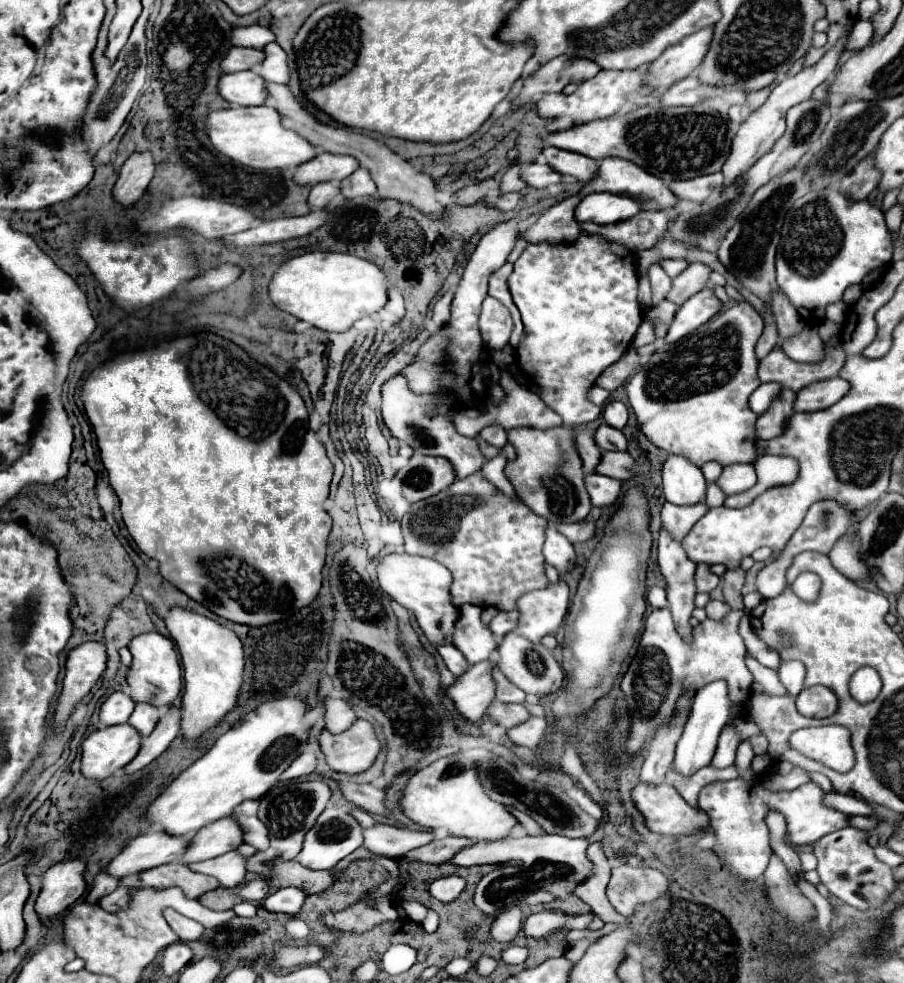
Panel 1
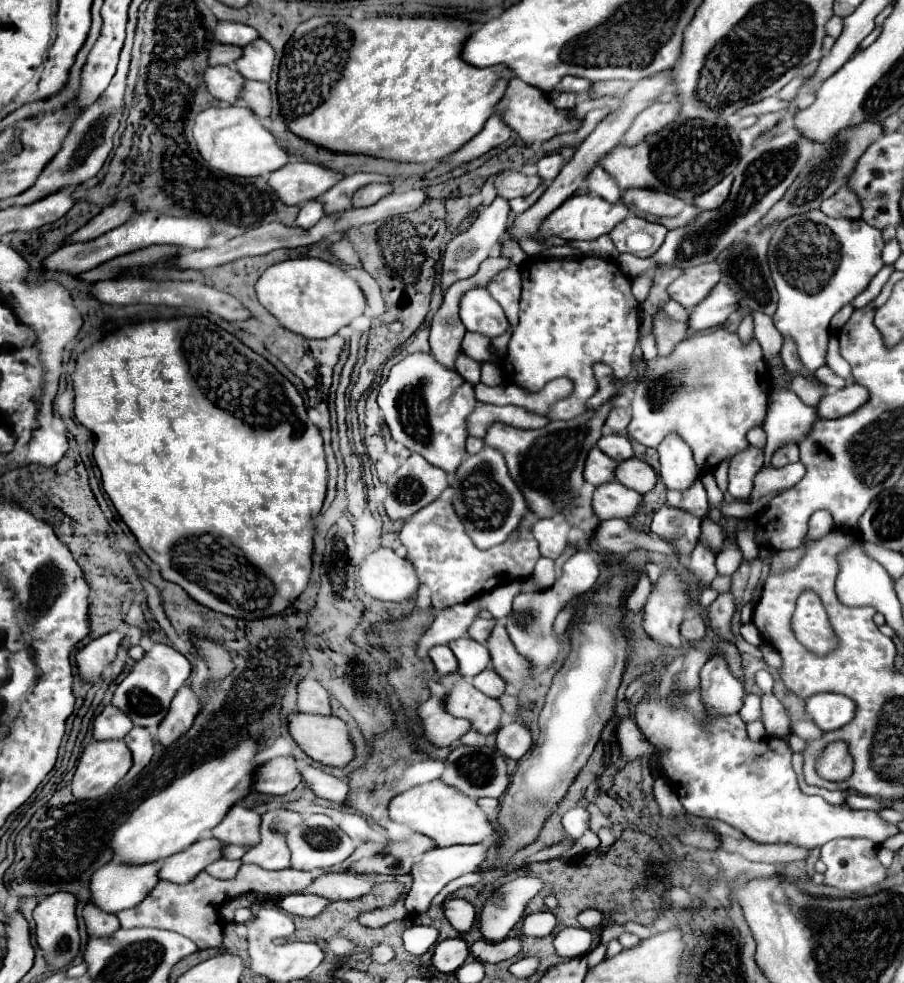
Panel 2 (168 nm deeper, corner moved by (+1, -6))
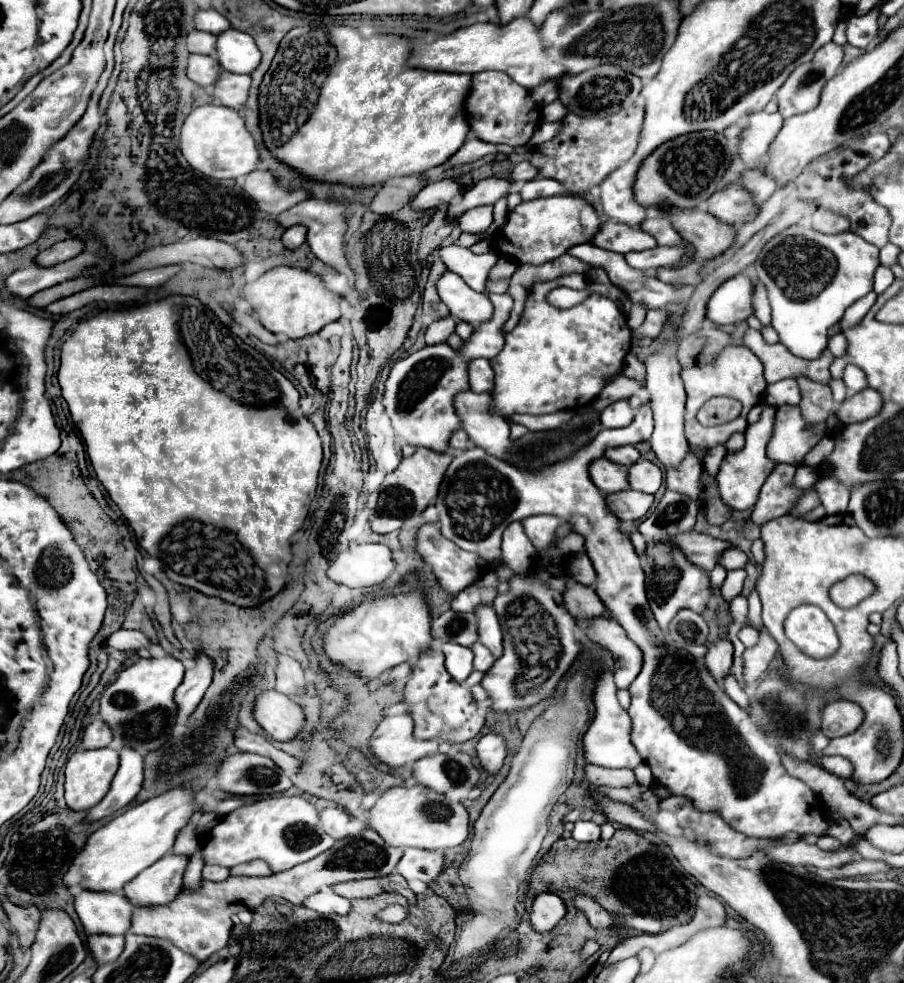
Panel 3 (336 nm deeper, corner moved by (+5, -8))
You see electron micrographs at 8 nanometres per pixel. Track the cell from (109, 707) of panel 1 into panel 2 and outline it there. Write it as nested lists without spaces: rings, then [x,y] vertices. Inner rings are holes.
[[[107,705],[93,721],[93,735],[99,741],[123,739],[123,735],[127,735],[131,727],[133,727],[133,721],[125,711],[121,711],[119,707]]]

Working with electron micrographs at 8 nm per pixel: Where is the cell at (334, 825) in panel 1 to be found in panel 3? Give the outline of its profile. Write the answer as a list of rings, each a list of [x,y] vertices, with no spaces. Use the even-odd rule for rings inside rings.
[[[279,794],[267,796],[261,801],[247,803],[227,813],[205,835],[201,853],[205,865],[235,867],[239,863],[263,859],[273,873],[287,871],[297,863],[309,861],[333,845],[333,839],[319,827],[319,815],[315,805],[303,797],[287,797]]]

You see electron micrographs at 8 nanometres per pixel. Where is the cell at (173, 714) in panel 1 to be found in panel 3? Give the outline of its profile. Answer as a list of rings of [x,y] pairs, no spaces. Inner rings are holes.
[[[199,653],[195,667],[185,671],[185,679],[175,693],[175,701],[179,705],[177,713],[179,721],[187,719],[201,703],[207,687],[211,685],[211,677],[213,677],[213,659],[205,653]]]

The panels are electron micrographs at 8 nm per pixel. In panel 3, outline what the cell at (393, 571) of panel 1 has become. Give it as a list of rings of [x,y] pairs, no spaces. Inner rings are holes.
[[[357,545],[337,555],[327,567],[327,577],[347,587],[373,587],[383,583],[395,569],[391,551],[385,545]]]

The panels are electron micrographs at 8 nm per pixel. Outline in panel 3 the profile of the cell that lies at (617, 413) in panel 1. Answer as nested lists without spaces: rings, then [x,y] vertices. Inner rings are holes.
[[[619,399],[611,403],[605,411],[601,411],[603,427],[627,427],[633,421],[633,409],[629,407],[629,399]]]

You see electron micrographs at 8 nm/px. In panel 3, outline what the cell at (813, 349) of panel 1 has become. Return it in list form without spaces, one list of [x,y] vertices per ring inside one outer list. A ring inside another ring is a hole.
[[[831,379],[829,387],[831,387],[831,391],[833,391],[833,401],[835,401],[835,403],[841,403],[841,401],[845,399],[845,395],[847,395],[845,383],[839,381],[839,379]]]

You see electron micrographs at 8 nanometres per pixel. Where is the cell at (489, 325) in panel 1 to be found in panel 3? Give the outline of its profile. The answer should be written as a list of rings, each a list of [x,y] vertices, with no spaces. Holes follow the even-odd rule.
[[[445,271],[437,279],[437,293],[453,317],[471,325],[479,325],[481,321],[487,321],[489,315],[493,315],[489,297],[485,293],[473,291],[459,275],[451,271]]]

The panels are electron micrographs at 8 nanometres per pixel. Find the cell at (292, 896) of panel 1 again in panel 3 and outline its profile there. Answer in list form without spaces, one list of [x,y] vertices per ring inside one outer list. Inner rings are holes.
[[[331,889],[327,891],[319,891],[313,897],[305,899],[305,907],[319,911],[319,913],[339,913],[345,915],[351,911],[351,901],[345,897],[339,897],[337,893],[333,893]]]

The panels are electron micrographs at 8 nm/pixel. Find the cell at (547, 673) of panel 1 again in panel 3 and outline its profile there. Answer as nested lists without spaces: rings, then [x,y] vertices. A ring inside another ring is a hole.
[[[479,605],[475,609],[477,615],[477,625],[479,625],[479,641],[495,655],[501,657],[503,647],[501,647],[501,629],[499,629],[499,621],[497,615],[493,611],[493,605]]]

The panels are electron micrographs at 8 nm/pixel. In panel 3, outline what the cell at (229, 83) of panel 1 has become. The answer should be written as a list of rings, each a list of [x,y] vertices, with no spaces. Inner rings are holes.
[[[189,55],[187,61],[187,77],[191,81],[195,81],[201,87],[209,87],[213,85],[213,81],[217,81],[217,73],[219,73],[219,65],[213,57],[209,55]]]

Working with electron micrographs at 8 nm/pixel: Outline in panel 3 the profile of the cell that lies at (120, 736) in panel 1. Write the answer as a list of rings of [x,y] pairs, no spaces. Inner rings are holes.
[[[103,747],[103,749],[95,749],[95,751],[77,749],[65,765],[65,801],[67,801],[67,807],[73,811],[89,811],[91,807],[95,807],[107,795],[117,767],[119,767],[119,753],[111,747]]]

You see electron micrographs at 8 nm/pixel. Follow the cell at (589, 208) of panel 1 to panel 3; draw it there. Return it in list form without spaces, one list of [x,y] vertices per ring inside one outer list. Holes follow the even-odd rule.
[[[563,195],[521,201],[515,209],[507,213],[507,223],[495,235],[493,243],[497,253],[503,257],[511,257],[517,263],[541,265],[567,253],[567,249],[573,245],[589,243],[593,239],[593,233],[597,233],[597,225],[601,225],[601,219],[583,197]],[[501,239],[505,243],[501,243]]]

